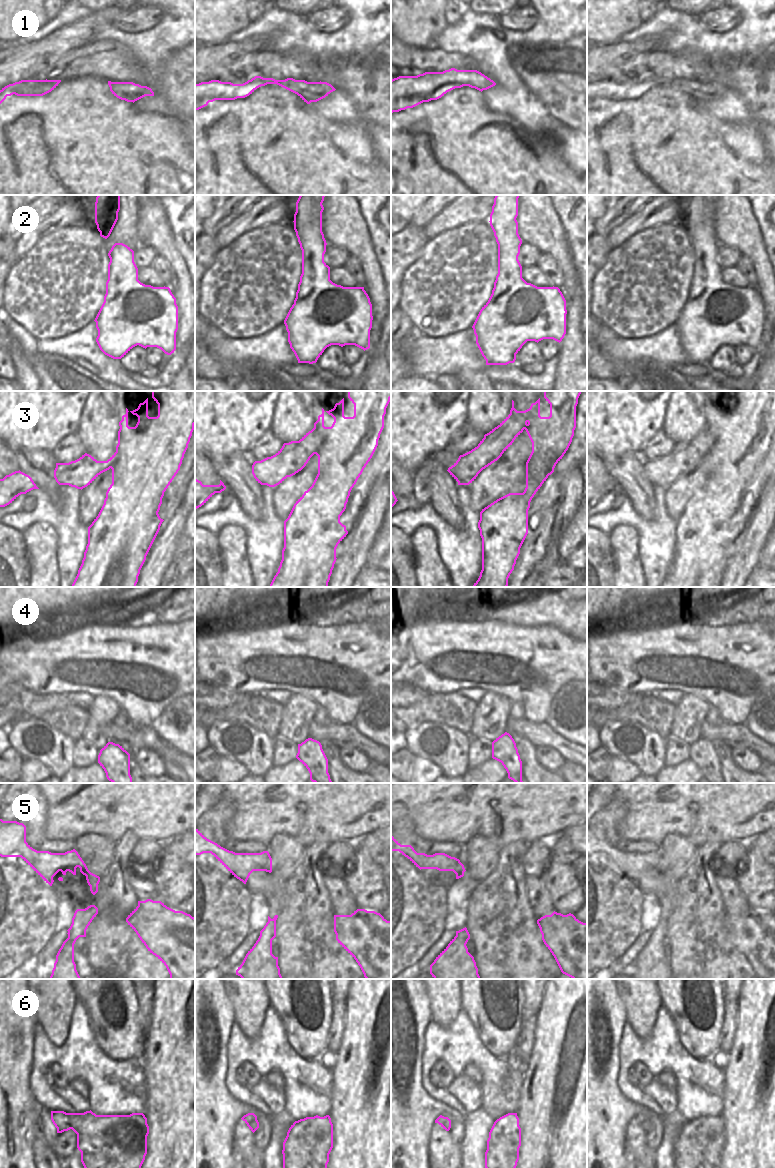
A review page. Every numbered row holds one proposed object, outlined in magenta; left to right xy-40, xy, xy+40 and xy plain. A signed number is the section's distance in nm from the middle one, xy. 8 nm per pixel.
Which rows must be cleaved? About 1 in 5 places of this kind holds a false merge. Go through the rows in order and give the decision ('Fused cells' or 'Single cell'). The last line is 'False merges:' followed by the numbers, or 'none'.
1: Single cell
2: Single cell
3: Single cell
4: Fused cells
5: Single cell
6: Single cell
False merges: 4.

